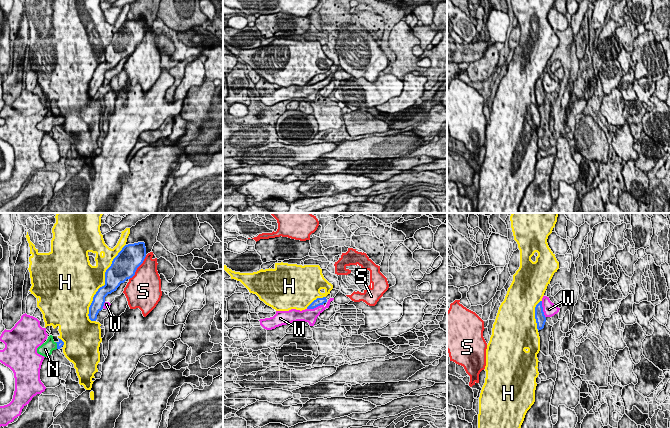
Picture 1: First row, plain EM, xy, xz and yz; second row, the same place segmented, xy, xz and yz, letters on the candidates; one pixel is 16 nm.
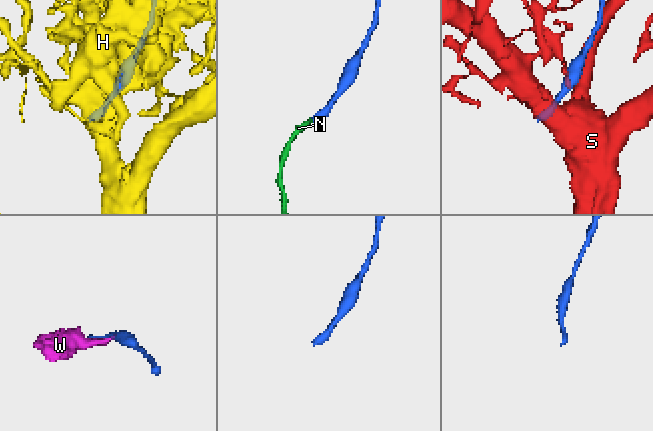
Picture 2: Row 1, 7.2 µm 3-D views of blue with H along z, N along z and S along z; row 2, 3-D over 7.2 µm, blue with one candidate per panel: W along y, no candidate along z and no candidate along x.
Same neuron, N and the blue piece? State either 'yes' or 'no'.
yes

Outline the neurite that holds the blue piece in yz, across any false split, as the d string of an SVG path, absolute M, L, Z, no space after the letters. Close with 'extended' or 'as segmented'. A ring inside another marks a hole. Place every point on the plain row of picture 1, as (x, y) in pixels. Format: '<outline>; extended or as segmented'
M540 77L535 83L535 95L538 107L543 105L546 98L546 93L543 88L542 77Z; as segmented

